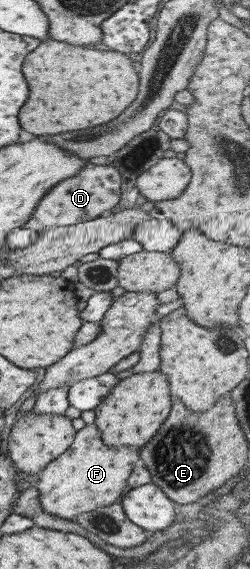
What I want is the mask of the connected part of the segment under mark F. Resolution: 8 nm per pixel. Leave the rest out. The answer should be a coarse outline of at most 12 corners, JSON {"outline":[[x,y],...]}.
{"outline":[[94,423],[38,475],[37,503],[74,522],[118,501],[139,453]]}

